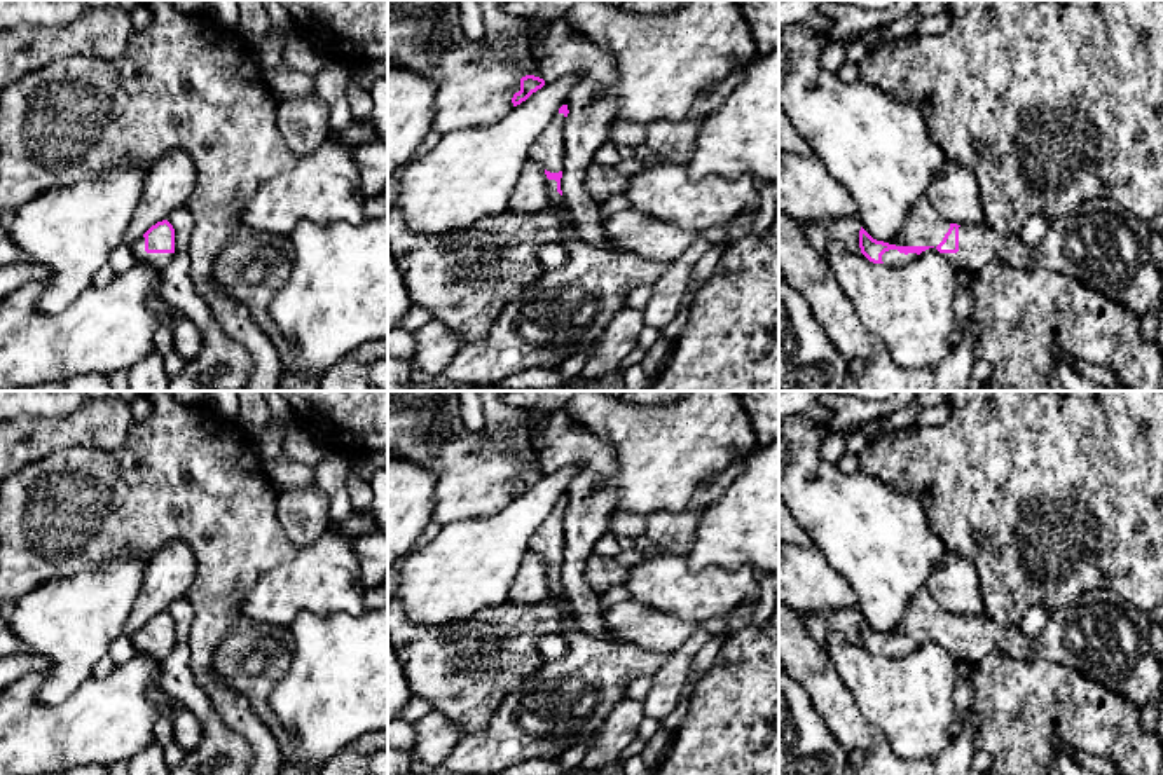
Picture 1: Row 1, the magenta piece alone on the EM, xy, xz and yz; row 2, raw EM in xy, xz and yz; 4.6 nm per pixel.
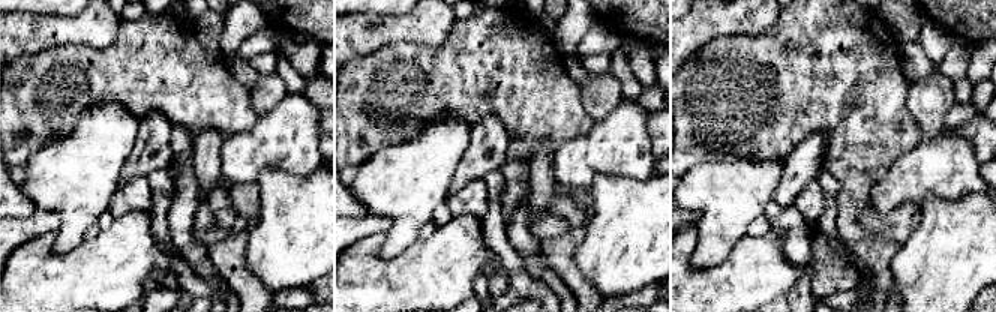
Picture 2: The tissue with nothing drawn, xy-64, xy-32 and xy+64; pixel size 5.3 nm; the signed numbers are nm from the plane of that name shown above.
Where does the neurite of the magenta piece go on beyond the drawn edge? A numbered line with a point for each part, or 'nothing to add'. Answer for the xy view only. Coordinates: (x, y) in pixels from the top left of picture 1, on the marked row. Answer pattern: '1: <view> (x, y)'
1: xy (159, 260)

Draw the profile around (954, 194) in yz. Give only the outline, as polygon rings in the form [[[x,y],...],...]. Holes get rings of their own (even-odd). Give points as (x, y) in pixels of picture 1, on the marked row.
[[[946,159],[943,171],[927,189],[927,199],[948,223],[987,225],[974,175],[955,161]]]

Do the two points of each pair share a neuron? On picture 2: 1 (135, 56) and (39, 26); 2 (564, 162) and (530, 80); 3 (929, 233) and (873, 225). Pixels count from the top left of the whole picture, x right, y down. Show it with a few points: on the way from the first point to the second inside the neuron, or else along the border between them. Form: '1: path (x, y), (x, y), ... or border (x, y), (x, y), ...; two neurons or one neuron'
1: border (122, 20), (116, 38), (108, 45), (71, 45); two neurons
2: border (590, 131), (567, 140), (554, 155); two neurons
3: border (920, 207), (920, 222), (900, 246); two neurons

